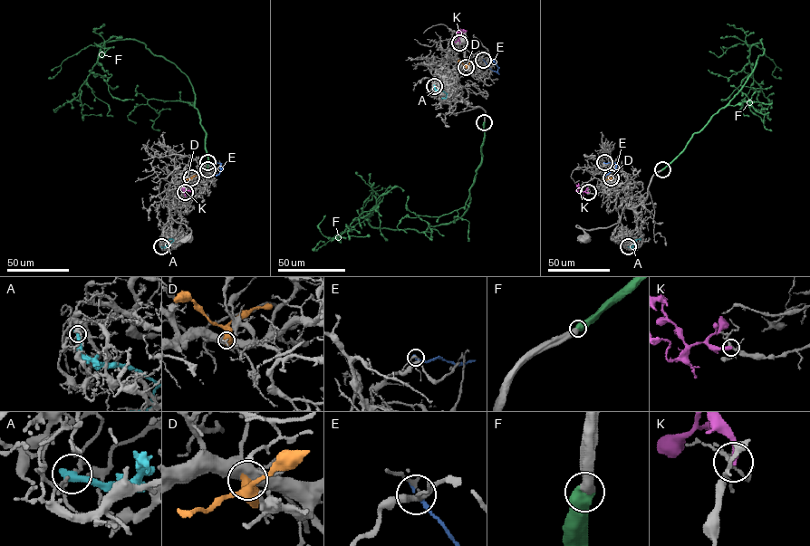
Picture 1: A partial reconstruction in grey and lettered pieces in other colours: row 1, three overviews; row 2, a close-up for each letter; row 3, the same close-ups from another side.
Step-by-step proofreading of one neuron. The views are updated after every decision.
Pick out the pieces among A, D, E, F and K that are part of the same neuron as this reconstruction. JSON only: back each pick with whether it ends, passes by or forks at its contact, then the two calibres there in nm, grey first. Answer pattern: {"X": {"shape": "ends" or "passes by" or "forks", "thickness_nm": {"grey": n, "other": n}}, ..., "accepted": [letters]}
{"F": {"shape": "ends", "thickness_nm": {"grey": 550, "other": 750}}, "accepted": ["F"]}

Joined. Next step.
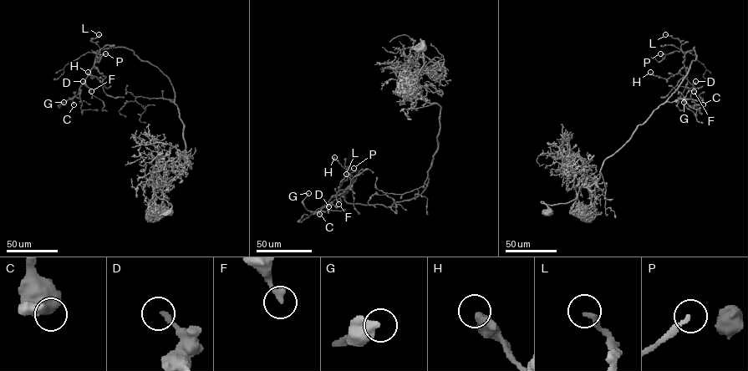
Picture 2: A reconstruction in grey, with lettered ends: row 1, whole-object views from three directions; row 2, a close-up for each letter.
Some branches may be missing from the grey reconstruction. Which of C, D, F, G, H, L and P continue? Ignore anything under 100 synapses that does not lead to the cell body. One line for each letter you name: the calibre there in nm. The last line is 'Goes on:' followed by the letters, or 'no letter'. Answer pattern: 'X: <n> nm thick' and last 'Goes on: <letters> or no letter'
Goes on: no letter

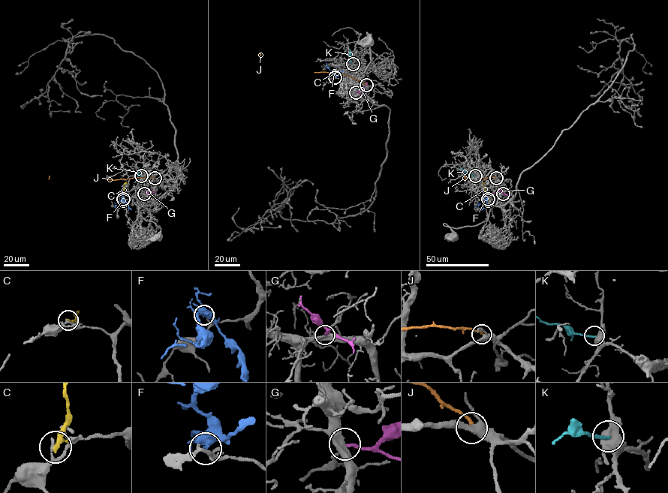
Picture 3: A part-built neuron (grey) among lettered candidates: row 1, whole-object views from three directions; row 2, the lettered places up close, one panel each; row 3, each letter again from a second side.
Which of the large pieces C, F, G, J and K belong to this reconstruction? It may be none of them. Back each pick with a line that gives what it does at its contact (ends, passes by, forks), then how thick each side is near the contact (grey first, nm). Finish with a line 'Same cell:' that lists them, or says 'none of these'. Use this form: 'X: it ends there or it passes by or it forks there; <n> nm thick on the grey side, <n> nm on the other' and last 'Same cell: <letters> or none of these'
F: it forks there; 220 nm thick on the grey side, 340 nm on the other
Same cell: F

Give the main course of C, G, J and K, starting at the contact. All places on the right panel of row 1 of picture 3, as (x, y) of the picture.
C: (488, 200), (483, 183)
G: (503, 193), (500, 190), (492, 192)
J: (496, 178), (482, 179), (464, 175)
K: (475, 175), (466, 173), (461, 167)

